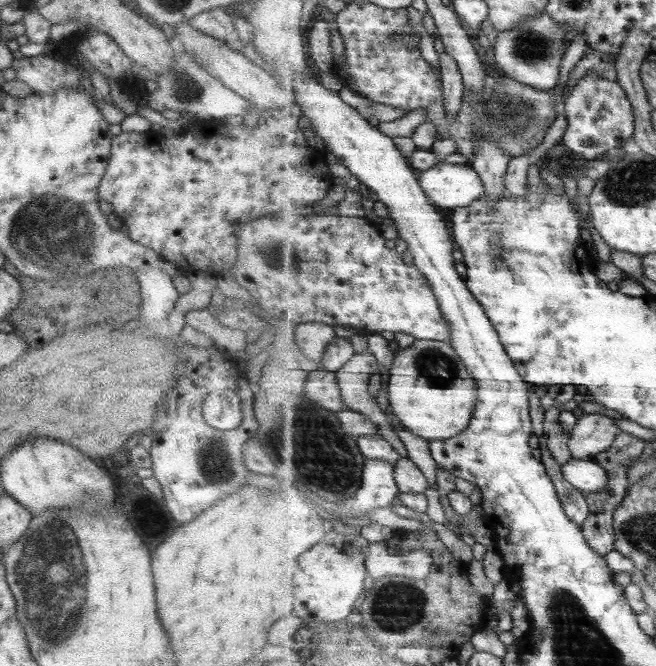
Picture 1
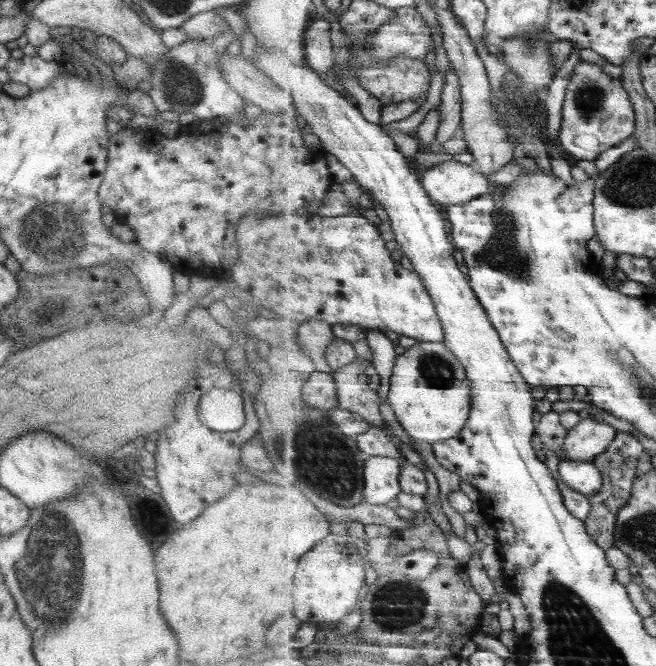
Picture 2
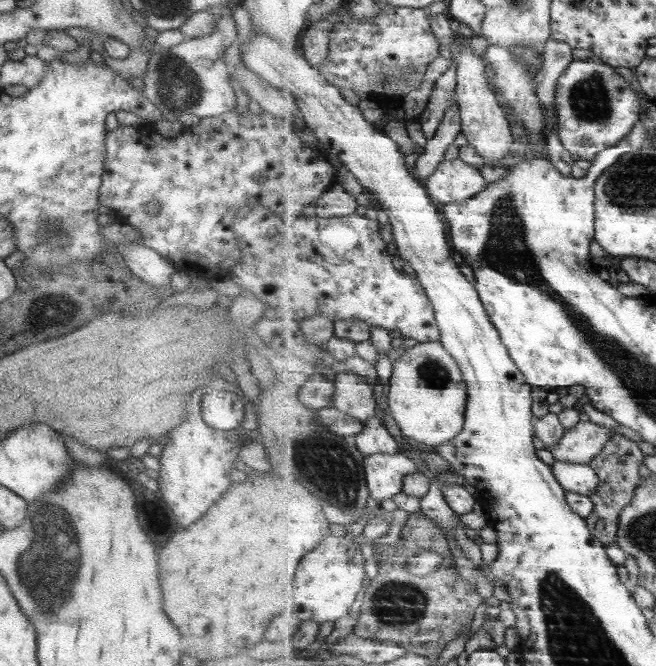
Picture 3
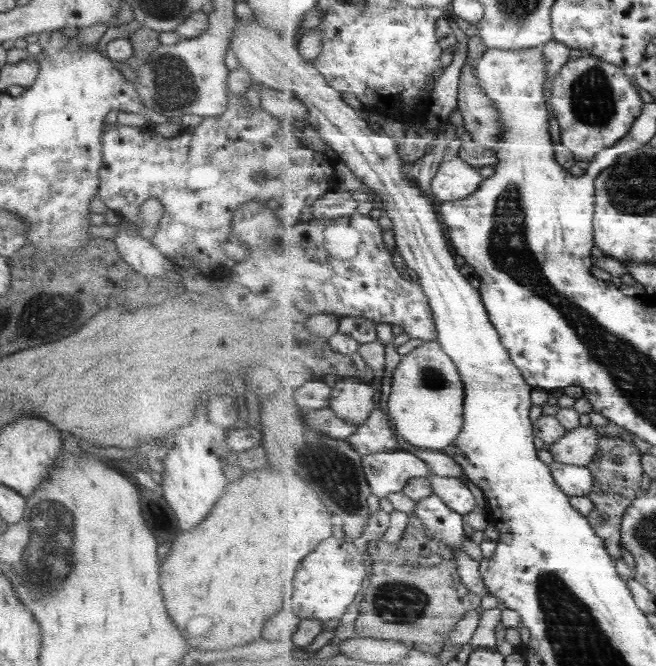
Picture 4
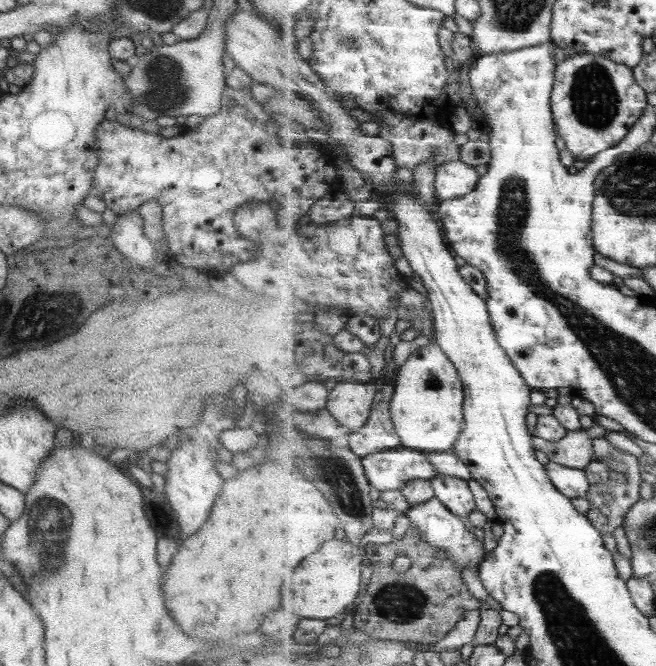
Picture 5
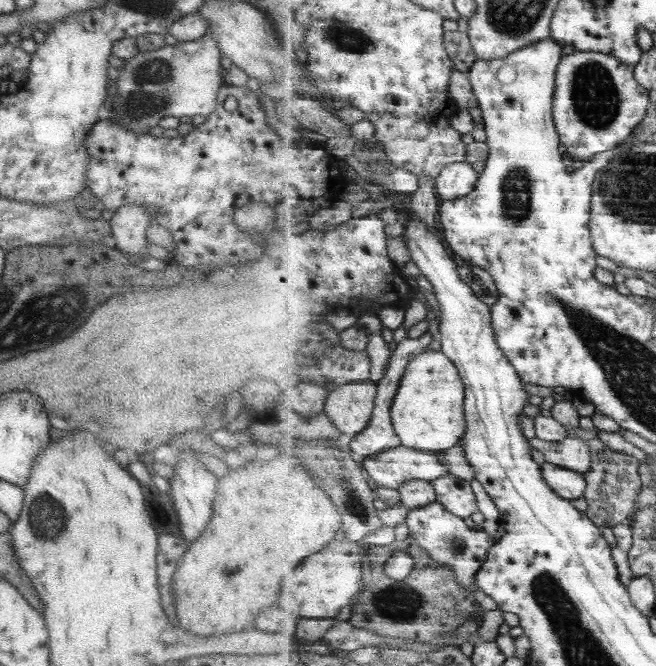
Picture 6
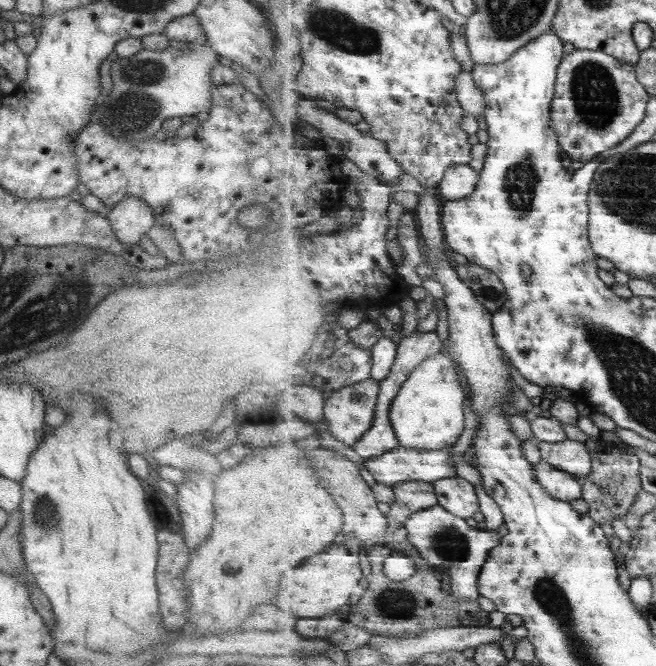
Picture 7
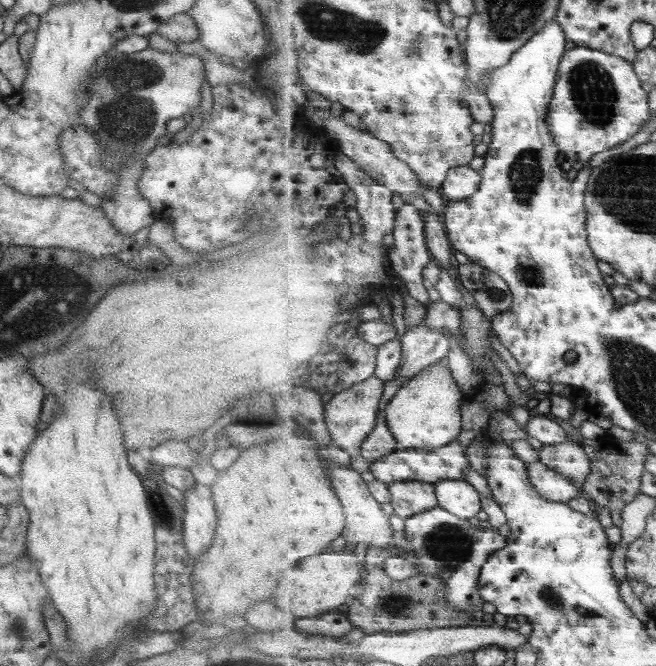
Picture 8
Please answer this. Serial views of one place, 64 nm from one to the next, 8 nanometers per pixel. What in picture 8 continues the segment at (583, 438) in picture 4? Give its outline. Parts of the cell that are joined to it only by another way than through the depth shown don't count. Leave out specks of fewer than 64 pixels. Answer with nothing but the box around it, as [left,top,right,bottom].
[540,440,592,492]

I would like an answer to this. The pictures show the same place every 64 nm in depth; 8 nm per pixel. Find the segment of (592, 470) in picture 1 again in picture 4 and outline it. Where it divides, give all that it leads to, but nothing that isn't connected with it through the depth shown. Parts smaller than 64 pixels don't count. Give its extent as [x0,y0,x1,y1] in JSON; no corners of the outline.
[552,462,595,497]

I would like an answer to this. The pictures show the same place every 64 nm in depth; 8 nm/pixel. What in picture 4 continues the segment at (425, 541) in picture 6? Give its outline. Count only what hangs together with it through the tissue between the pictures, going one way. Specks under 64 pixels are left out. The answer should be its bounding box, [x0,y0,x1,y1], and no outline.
[414,494,467,552]

